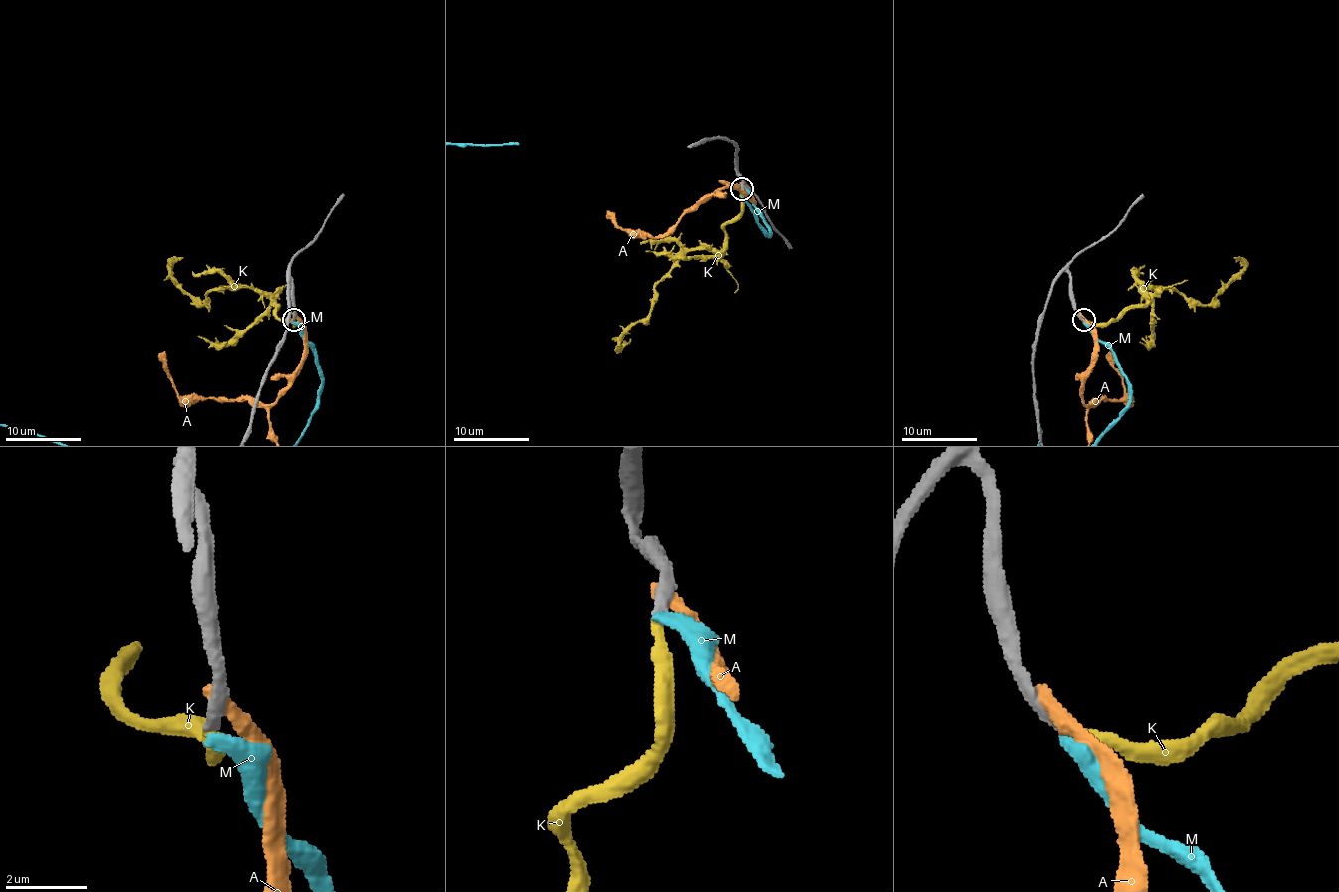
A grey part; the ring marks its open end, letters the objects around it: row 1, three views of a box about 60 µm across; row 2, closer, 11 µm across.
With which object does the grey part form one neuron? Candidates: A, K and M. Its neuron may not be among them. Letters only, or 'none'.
K

